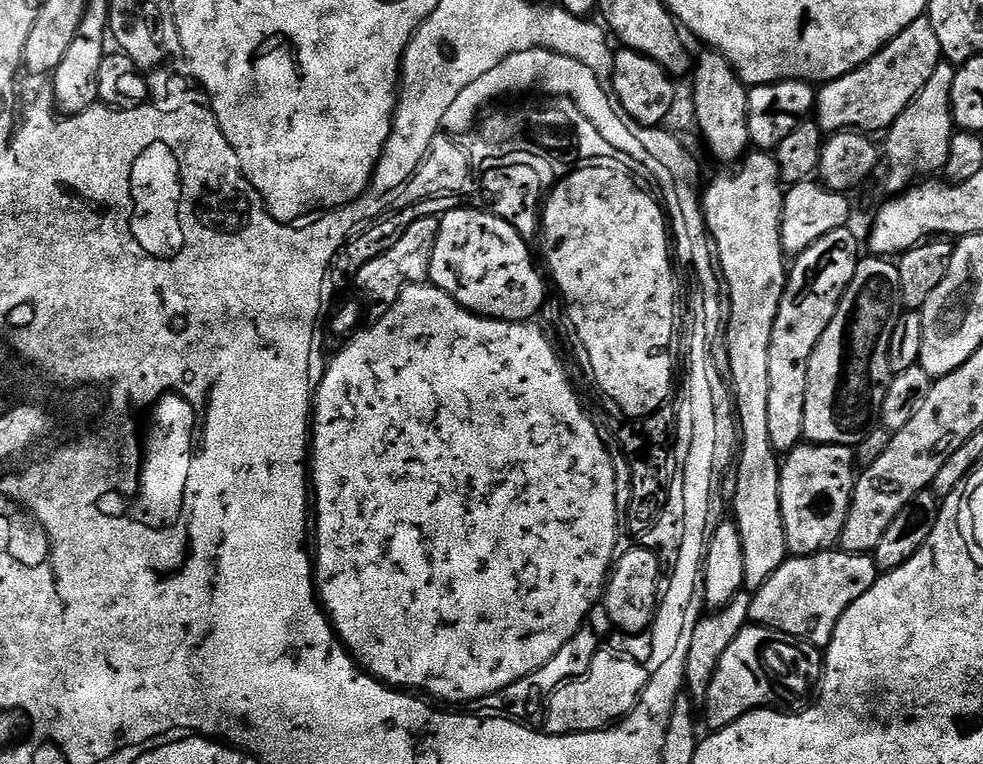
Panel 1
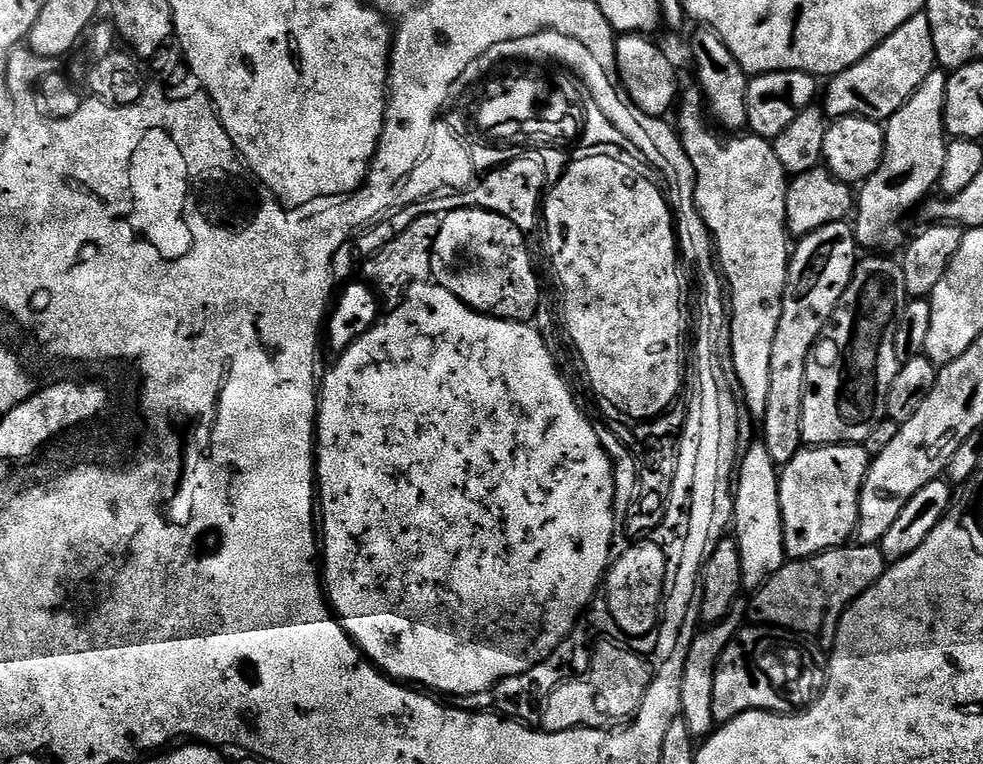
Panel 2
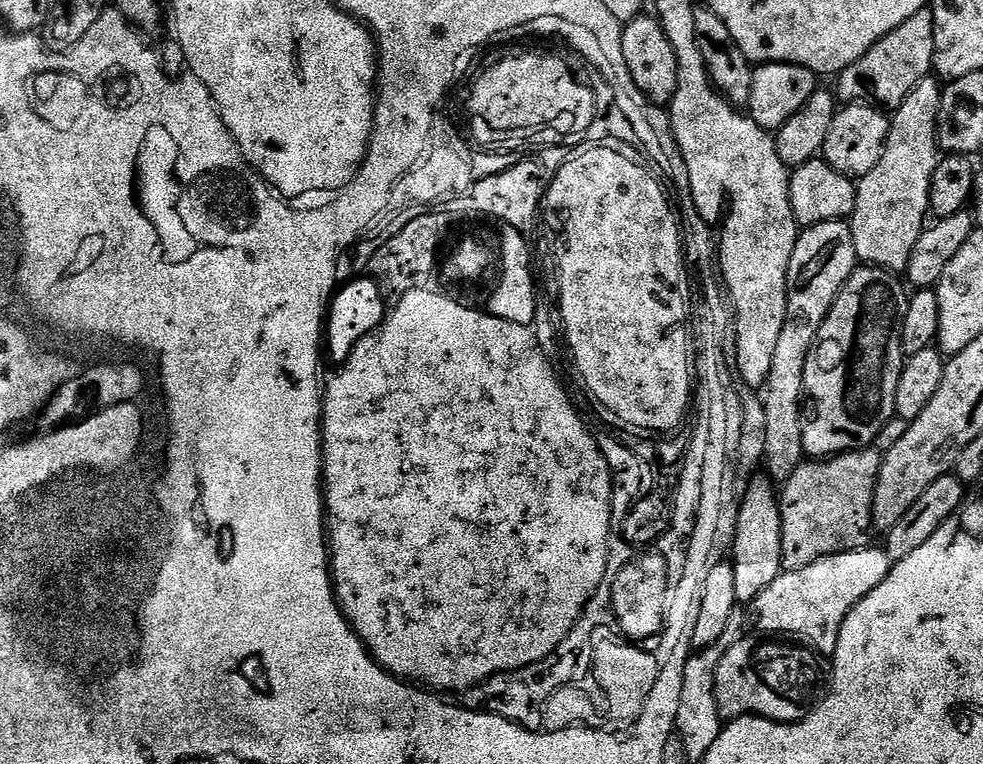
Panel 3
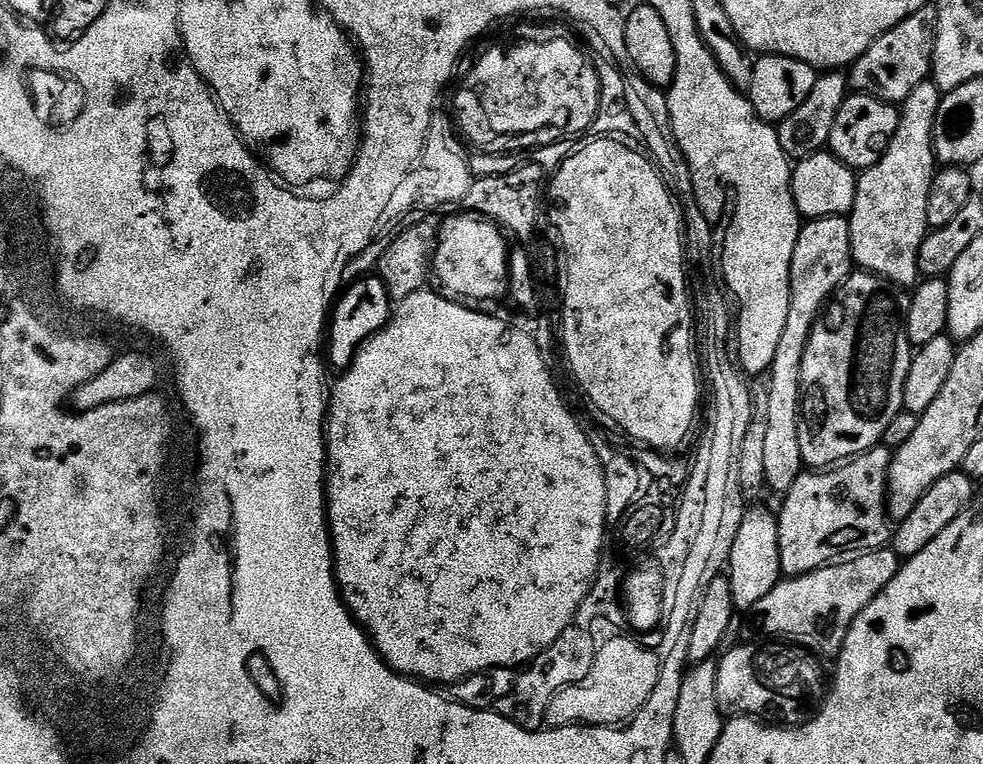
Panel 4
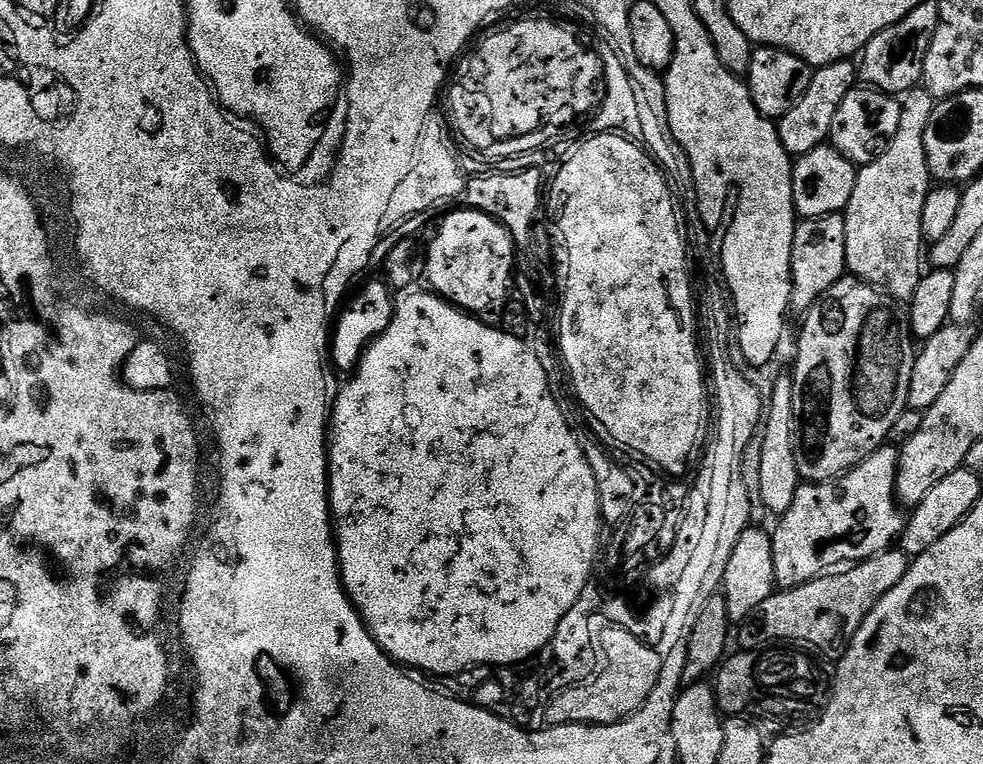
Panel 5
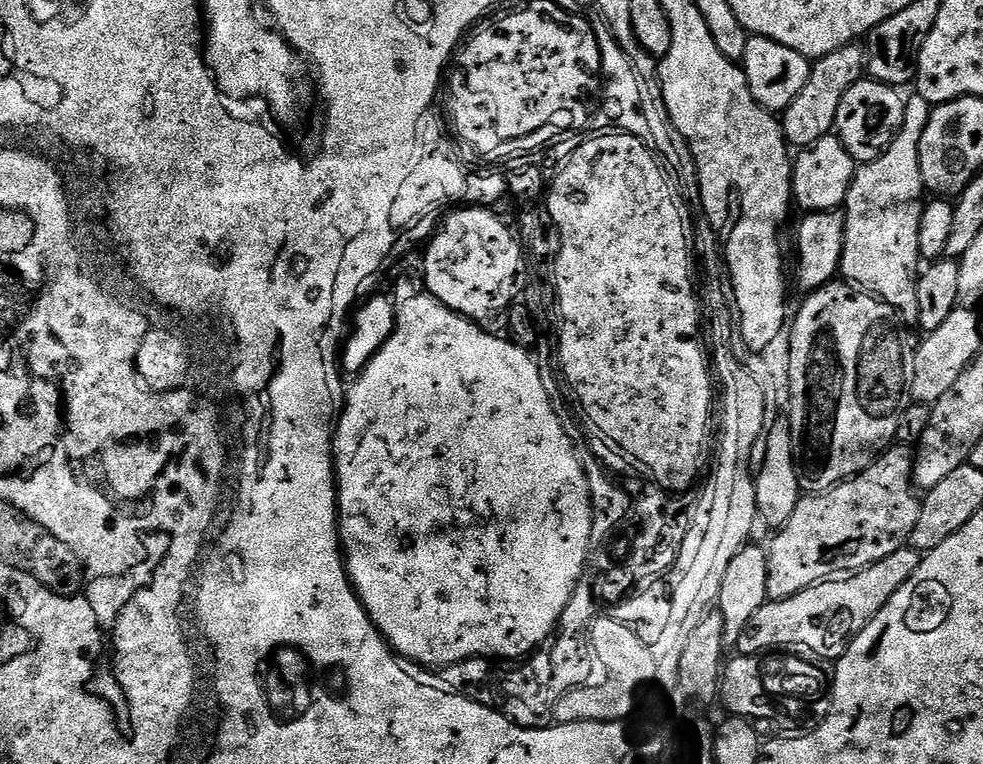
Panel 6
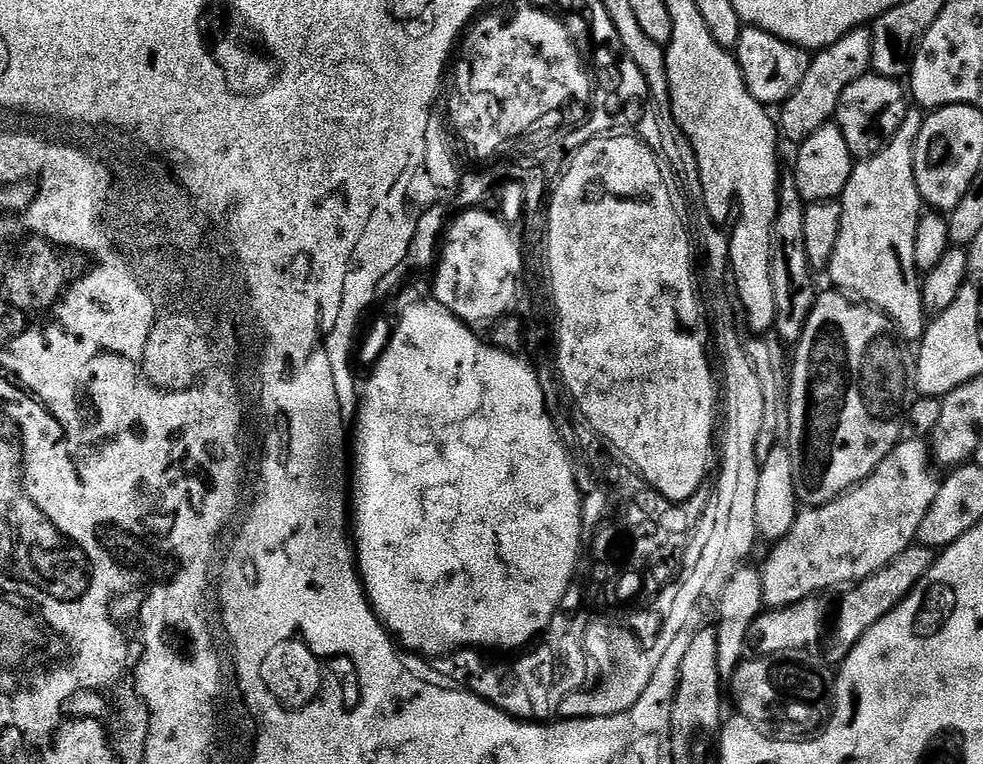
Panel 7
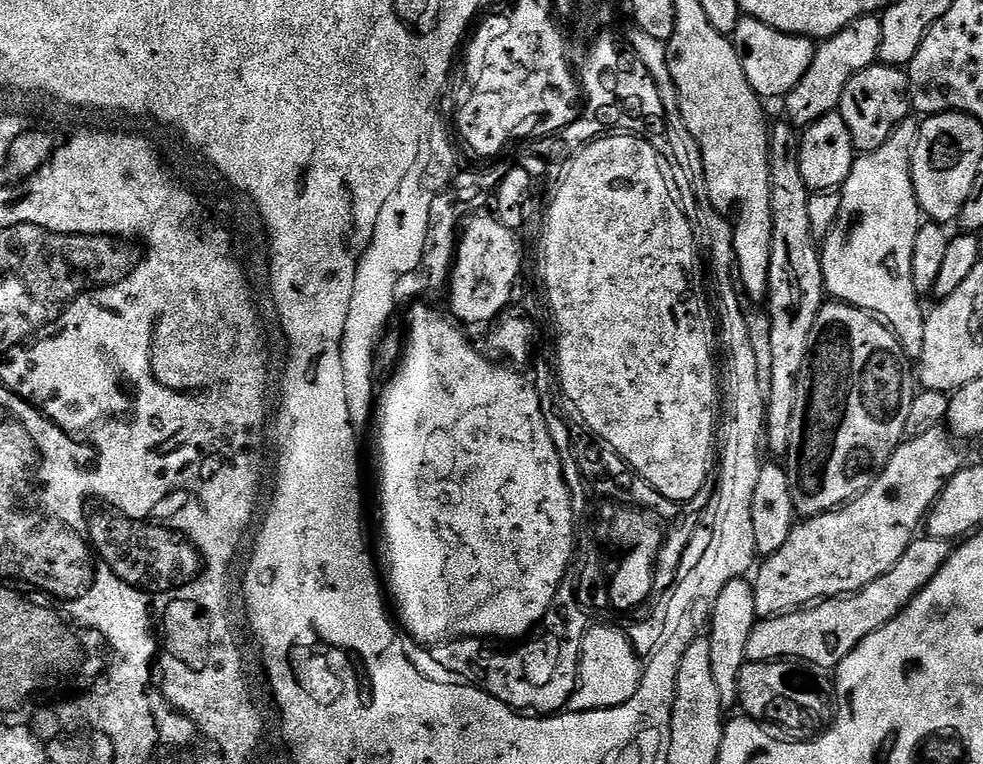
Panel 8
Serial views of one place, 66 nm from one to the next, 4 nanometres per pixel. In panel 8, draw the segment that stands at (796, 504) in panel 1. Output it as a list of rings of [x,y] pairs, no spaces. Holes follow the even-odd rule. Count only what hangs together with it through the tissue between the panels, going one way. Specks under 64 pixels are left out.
[[[943,427],[921,434],[919,438],[907,438],[896,447],[890,462],[868,487],[867,492],[832,512],[801,519],[793,527],[790,538],[786,538],[786,546],[767,557],[761,568],[759,565],[755,569],[756,580],[751,581],[751,586],[757,617],[782,616],[785,612],[794,612],[821,600],[859,592],[874,582],[874,578],[886,574],[886,570],[890,570],[894,562],[906,554],[913,540],[917,539],[932,503],[940,497],[950,478],[954,478],[954,474],[965,467],[964,452],[959,446],[961,447]]]

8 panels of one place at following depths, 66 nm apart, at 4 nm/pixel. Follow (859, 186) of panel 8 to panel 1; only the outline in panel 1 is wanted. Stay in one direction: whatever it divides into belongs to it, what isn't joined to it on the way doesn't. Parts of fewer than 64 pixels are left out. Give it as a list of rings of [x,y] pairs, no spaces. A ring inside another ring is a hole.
[[[941,62],[934,74],[930,74],[926,86],[922,86],[914,102],[910,102],[910,106],[906,106],[892,127],[887,129],[888,141],[882,144],[882,152],[886,164],[888,160],[888,177],[884,180],[888,194],[904,192],[921,178],[931,177],[945,167],[954,135],[952,91],[955,77],[956,68],[947,62]]]

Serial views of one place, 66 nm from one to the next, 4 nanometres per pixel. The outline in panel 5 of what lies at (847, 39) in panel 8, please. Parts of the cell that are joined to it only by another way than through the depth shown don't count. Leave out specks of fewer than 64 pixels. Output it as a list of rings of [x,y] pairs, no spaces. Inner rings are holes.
[[[852,60],[830,62],[830,66],[822,66],[813,71],[810,86],[806,86],[806,94],[802,94],[802,98],[794,102],[791,110],[778,120],[780,141],[789,156],[799,158],[810,154],[810,150],[829,143],[834,114],[838,114],[838,106],[842,106],[846,94],[850,94],[850,90],[857,87],[857,84],[858,68]]]

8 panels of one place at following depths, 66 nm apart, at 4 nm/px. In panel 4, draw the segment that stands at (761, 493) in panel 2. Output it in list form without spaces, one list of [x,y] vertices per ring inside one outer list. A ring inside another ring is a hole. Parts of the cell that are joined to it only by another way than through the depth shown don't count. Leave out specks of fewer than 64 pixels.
[[[752,506],[745,511],[741,525],[738,526],[738,534],[735,535],[733,549],[730,550],[726,567],[726,575],[730,582],[730,594],[734,600],[734,606],[738,610],[750,610],[754,606],[758,606],[758,602],[762,602],[762,598],[766,598],[766,594],[770,594],[770,590],[774,590],[774,586],[779,584],[782,579],[780,547],[778,546],[780,521],[773,513],[771,516],[766,509],[760,507]]]

